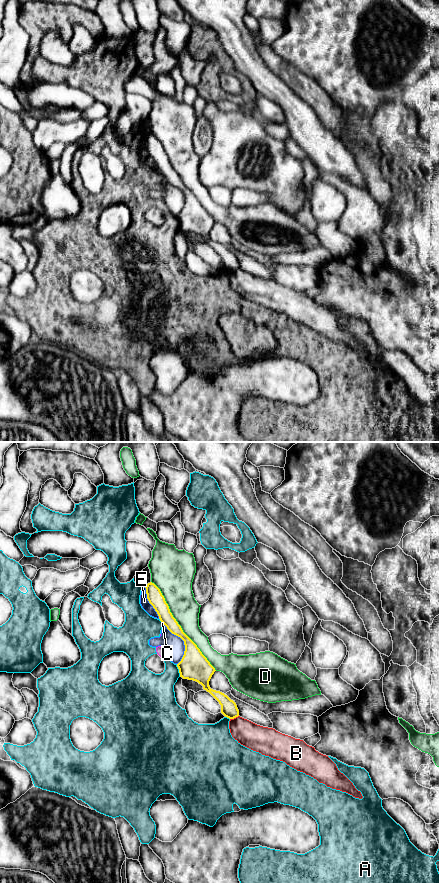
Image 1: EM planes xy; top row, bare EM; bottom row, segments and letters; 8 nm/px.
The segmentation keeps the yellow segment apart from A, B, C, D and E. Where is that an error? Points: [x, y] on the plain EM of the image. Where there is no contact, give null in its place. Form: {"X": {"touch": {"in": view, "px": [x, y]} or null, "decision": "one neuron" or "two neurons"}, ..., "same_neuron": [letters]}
{"A": {"touch": {"in": "xy", "px": [179, 222]}, "decision": "two neurons"}, "B": {"touch": {"in": "xy", "px": [234, 269]}, "decision": "two neurons"}, "C": {"touch": {"in": "xy", "px": [163, 175]}, "decision": "two neurons"}, "D": {"touch": {"in": "xy", "px": [180, 178]}, "decision": "two neurons"}, "E": {"touch": {"in": "xy", "px": [184, 195]}, "decision": "two neurons"}, "same_neuron": []}

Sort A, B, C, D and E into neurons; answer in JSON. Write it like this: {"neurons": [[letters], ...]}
{"neurons": [["A", "C"], ["B"], ["D"], ["E"]]}

